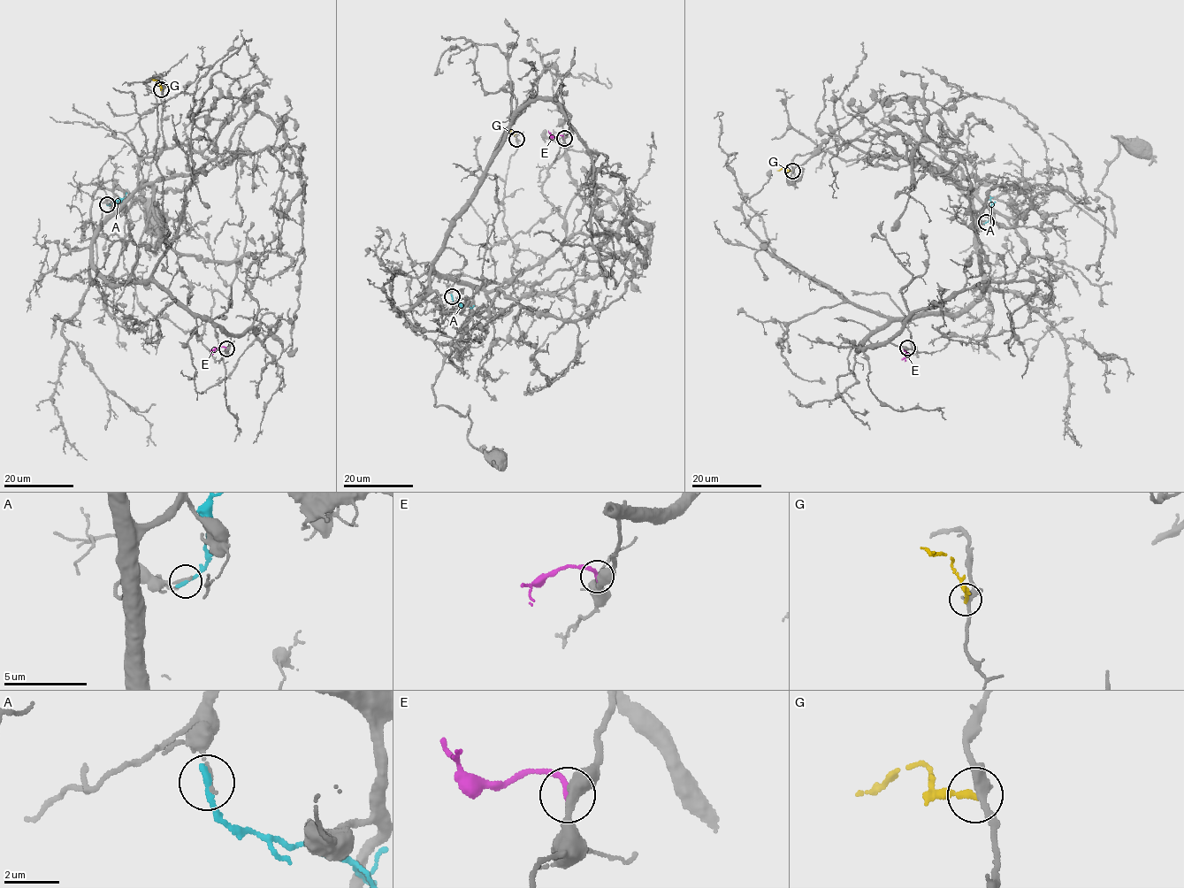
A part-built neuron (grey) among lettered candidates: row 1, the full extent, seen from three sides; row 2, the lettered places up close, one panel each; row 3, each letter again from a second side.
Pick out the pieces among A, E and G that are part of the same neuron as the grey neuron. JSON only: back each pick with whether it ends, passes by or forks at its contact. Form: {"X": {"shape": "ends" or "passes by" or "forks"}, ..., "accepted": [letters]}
{"accepted": []}

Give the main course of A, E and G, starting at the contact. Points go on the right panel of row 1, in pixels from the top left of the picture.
A: (986, 222), (990, 218), (989, 195)
E: (906, 348), (904, 349), (905, 354), (901, 360)
G: (792, 171), (785, 167), (777, 171)

